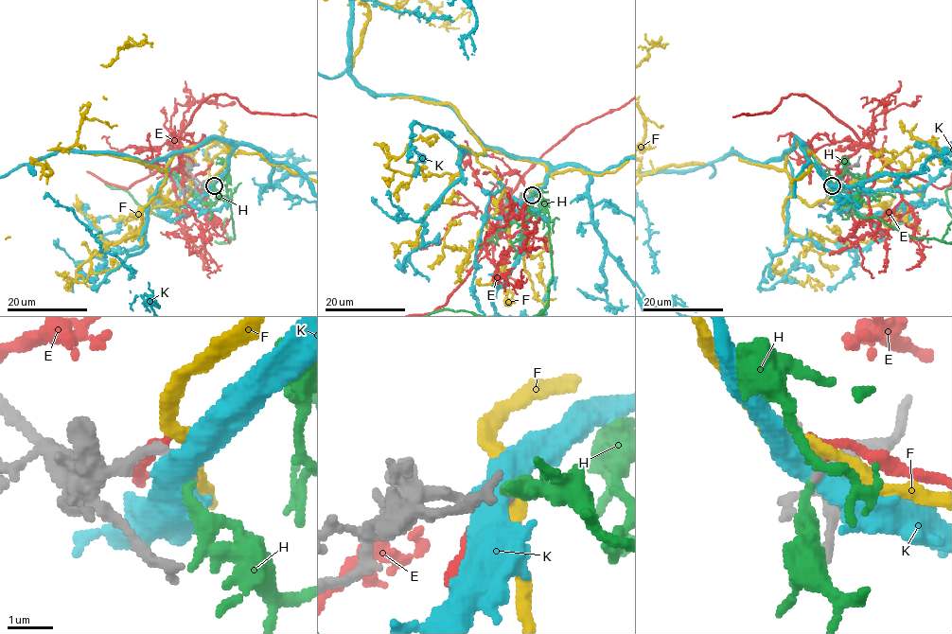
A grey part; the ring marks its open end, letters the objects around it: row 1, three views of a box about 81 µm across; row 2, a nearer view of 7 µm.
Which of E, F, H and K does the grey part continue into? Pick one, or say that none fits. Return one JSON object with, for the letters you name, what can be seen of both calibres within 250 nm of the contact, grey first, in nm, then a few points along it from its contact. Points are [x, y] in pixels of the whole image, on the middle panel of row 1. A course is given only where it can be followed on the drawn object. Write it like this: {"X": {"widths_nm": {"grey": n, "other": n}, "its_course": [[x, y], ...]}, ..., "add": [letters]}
{"H": {"widths_nm": {"grey": 190, "other": 240}}, "add": ["H"]}

